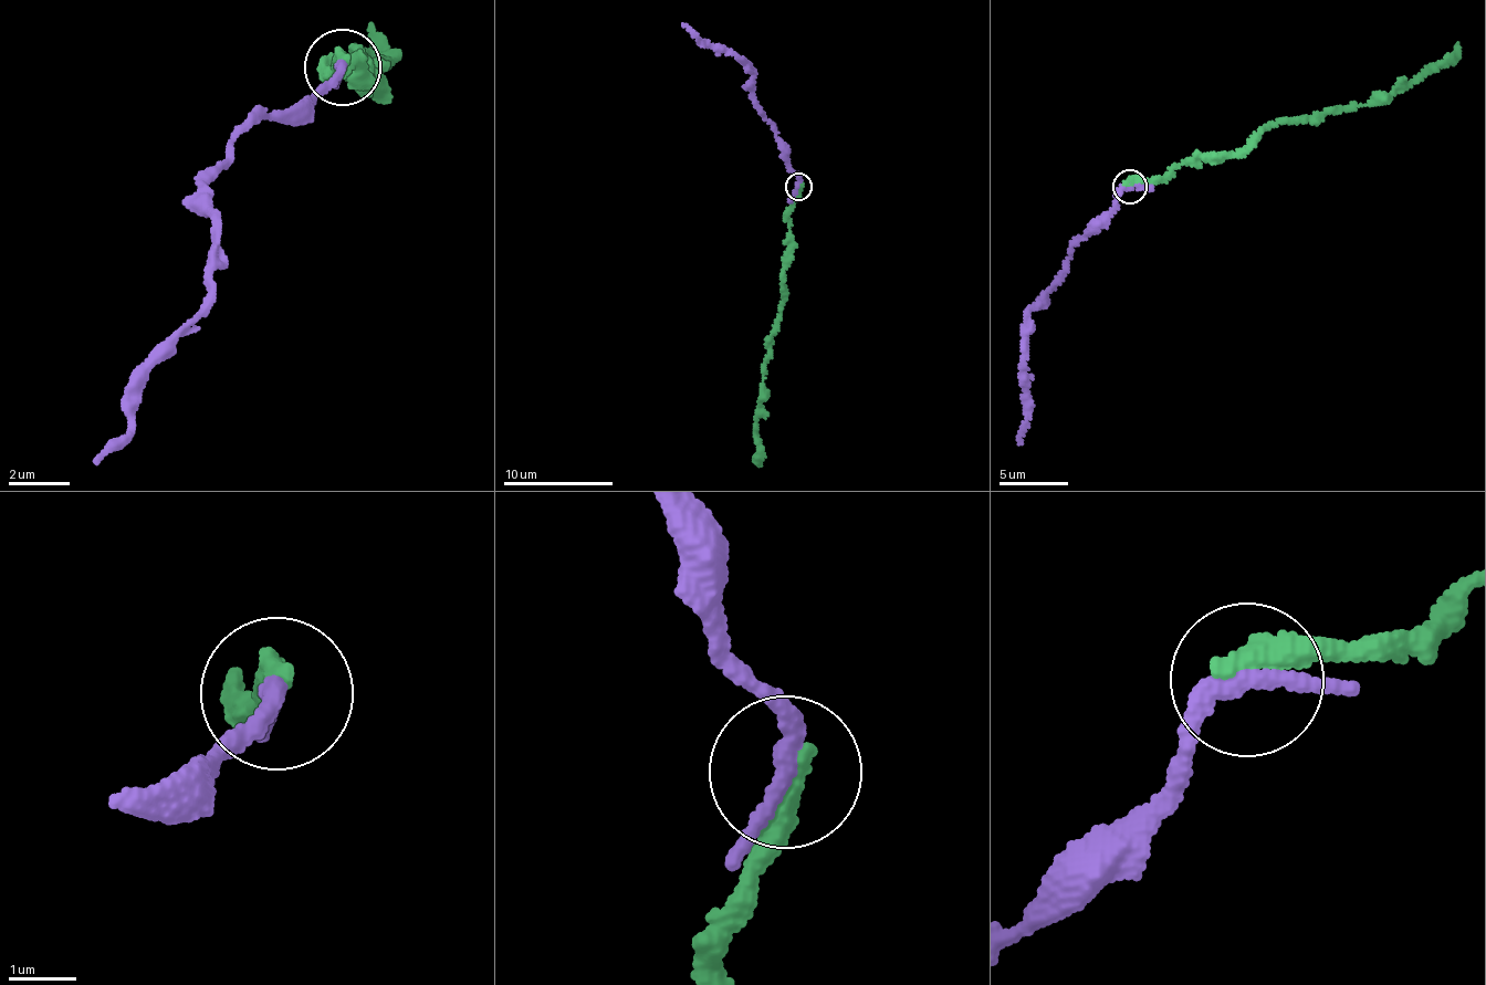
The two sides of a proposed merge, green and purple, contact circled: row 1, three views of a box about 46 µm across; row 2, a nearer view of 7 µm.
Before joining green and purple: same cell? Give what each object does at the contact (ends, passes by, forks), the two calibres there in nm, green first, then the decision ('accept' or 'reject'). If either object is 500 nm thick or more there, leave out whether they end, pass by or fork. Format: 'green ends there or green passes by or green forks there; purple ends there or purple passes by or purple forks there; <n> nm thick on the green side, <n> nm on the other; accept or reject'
green ends there; purple passes by; 440 nm thick on the green side, 260 nm on the other; accept

